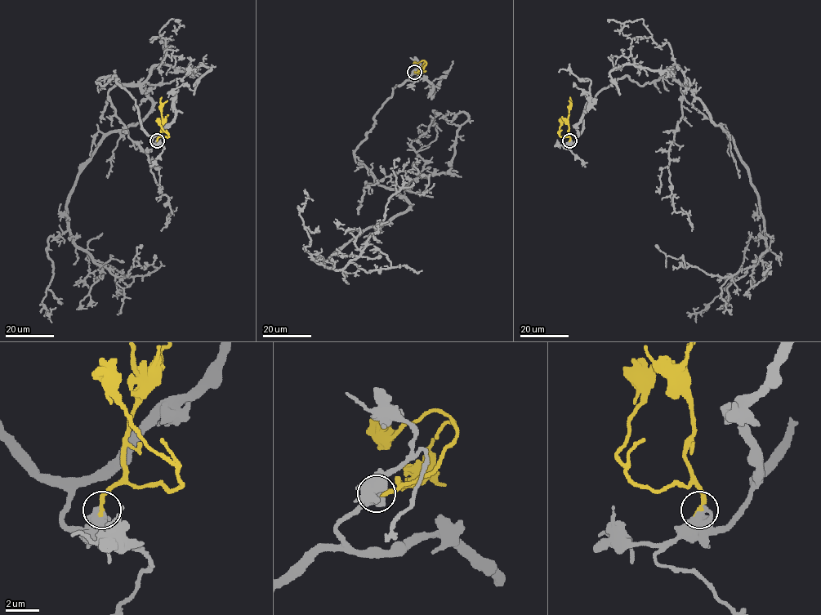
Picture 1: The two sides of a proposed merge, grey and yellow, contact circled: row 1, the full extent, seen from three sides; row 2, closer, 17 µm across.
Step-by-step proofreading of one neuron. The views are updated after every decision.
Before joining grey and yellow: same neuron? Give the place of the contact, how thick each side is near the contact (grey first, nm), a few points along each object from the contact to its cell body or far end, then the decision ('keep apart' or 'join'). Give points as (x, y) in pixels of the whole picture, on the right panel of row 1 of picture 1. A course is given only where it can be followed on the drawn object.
(569, 140) | 400/300 nm | grey via (569, 140), (586, 104), (626, 76), (640, 85), (671, 76), (731, 138), (767, 249), (723, 277), (655, 245) | yellow via (569, 140), (569, 97) | keep apart

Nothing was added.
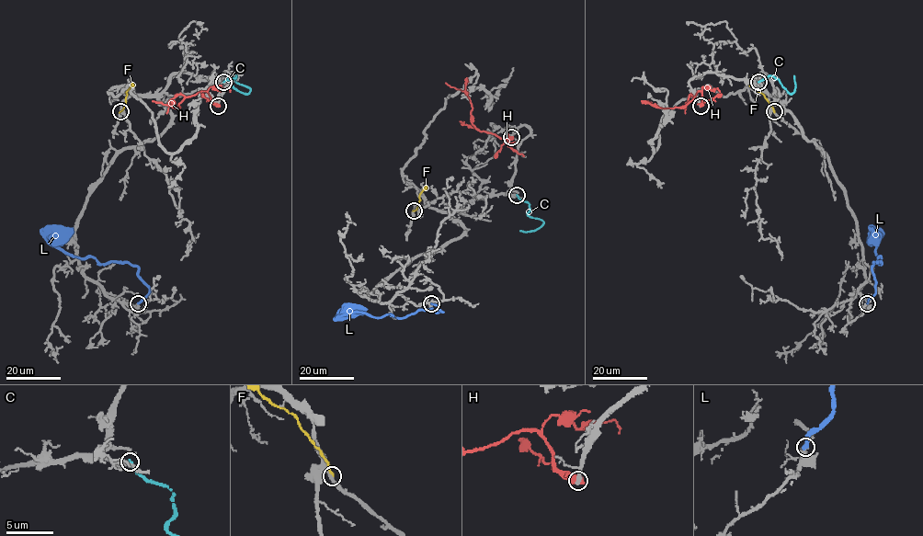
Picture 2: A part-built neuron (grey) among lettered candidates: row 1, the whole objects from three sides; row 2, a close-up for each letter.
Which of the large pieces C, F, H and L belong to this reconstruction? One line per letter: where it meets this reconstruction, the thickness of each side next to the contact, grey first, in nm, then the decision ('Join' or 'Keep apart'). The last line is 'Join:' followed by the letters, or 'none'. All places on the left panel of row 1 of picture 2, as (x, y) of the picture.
C: Touches grey at (223, 82). Thickness 280 nm (grey) against 260 nm. Keep apart
F: Touches grey at (120, 111). Thickness 320 nm (grey) against 200 nm. Keep apart
H: Touches grey at (218, 106). Thickness 400 nm (grey) against 800 nm. Keep apart
L: Touches grey at (138, 303). Thickness 150 nm (grey) against 440 nm. Keep apart
Join: none

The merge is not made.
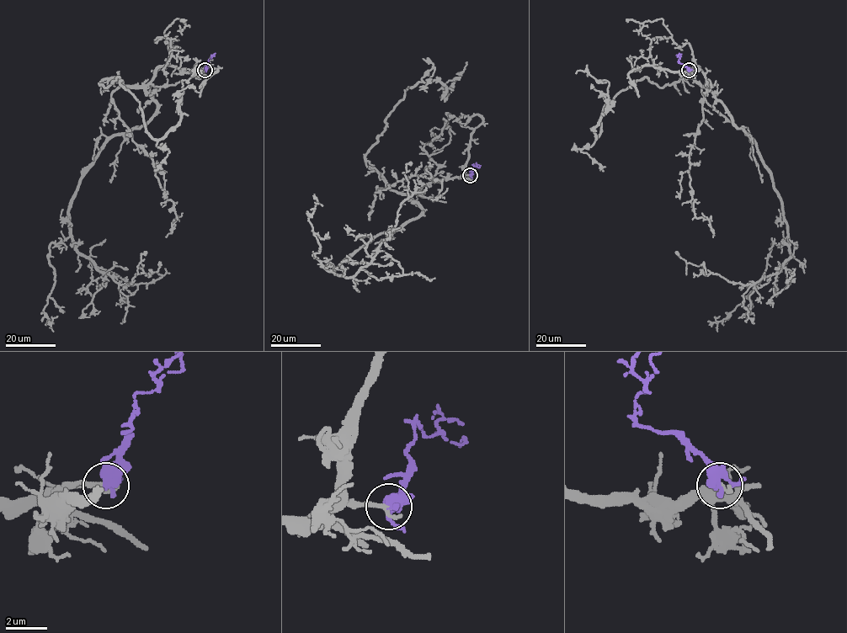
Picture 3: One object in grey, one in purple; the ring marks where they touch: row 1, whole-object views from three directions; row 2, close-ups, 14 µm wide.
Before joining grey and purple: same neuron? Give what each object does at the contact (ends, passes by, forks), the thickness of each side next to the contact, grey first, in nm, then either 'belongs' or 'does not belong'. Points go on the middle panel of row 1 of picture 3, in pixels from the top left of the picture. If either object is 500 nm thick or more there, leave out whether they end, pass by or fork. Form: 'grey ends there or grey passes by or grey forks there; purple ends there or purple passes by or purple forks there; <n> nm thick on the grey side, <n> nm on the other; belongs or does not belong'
grey ends there; purple passes by; 280 nm thick on the grey side, 480 nm on the other; belongs

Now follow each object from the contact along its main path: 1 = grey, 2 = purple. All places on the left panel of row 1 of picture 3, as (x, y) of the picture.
1: (205, 70), (159, 66), (157, 111), (114, 134), (71, 202), (72, 245), (106, 274), (128, 284), (146, 252)
2: (205, 70), (208, 59), (215, 53)

